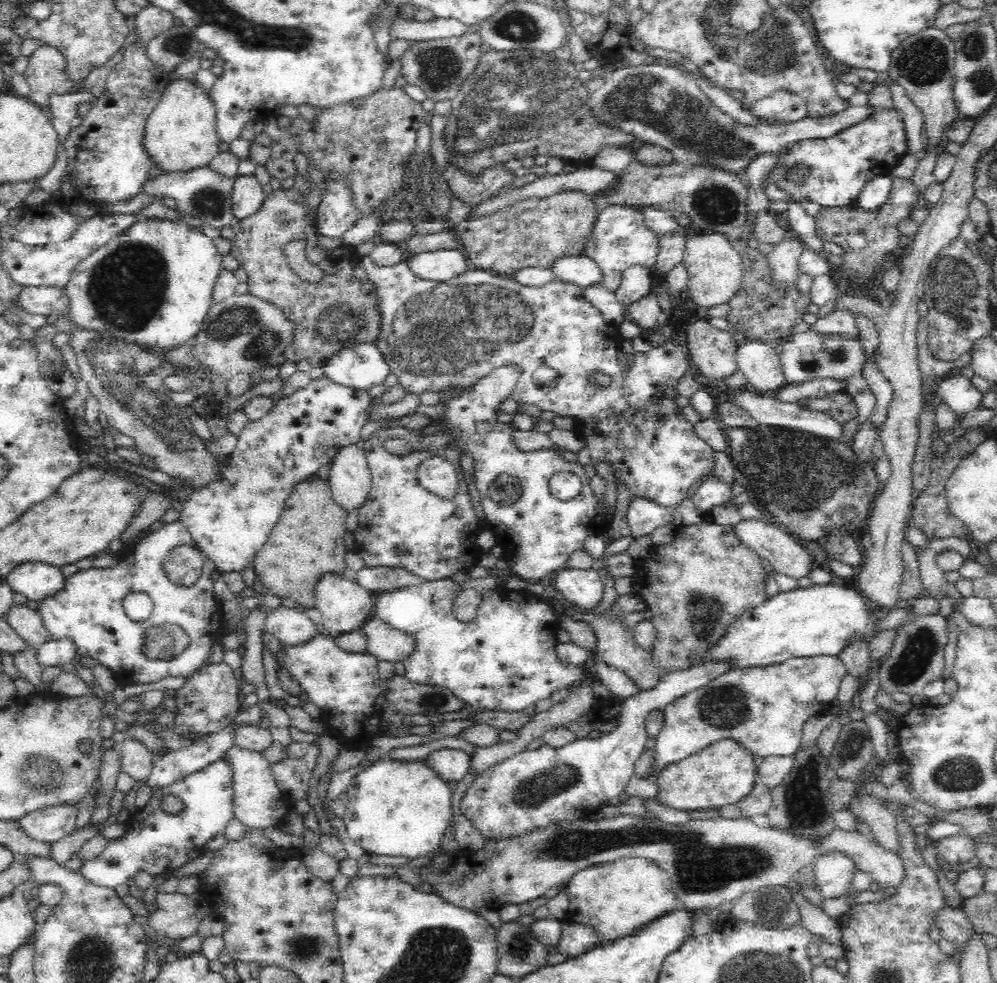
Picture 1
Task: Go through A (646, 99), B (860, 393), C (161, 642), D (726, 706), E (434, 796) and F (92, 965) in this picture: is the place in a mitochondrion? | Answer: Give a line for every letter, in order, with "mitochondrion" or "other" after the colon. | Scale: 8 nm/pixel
A: mitochondrion
B: other
C: mitochondrion
D: mitochondrion
E: other
F: mitochondrion

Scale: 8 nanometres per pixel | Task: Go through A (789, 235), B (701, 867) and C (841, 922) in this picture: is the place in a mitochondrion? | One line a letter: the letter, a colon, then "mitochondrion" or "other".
A: other
B: mitochondrion
C: other

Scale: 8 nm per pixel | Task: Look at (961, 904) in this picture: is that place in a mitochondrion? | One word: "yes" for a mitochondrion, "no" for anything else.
no

